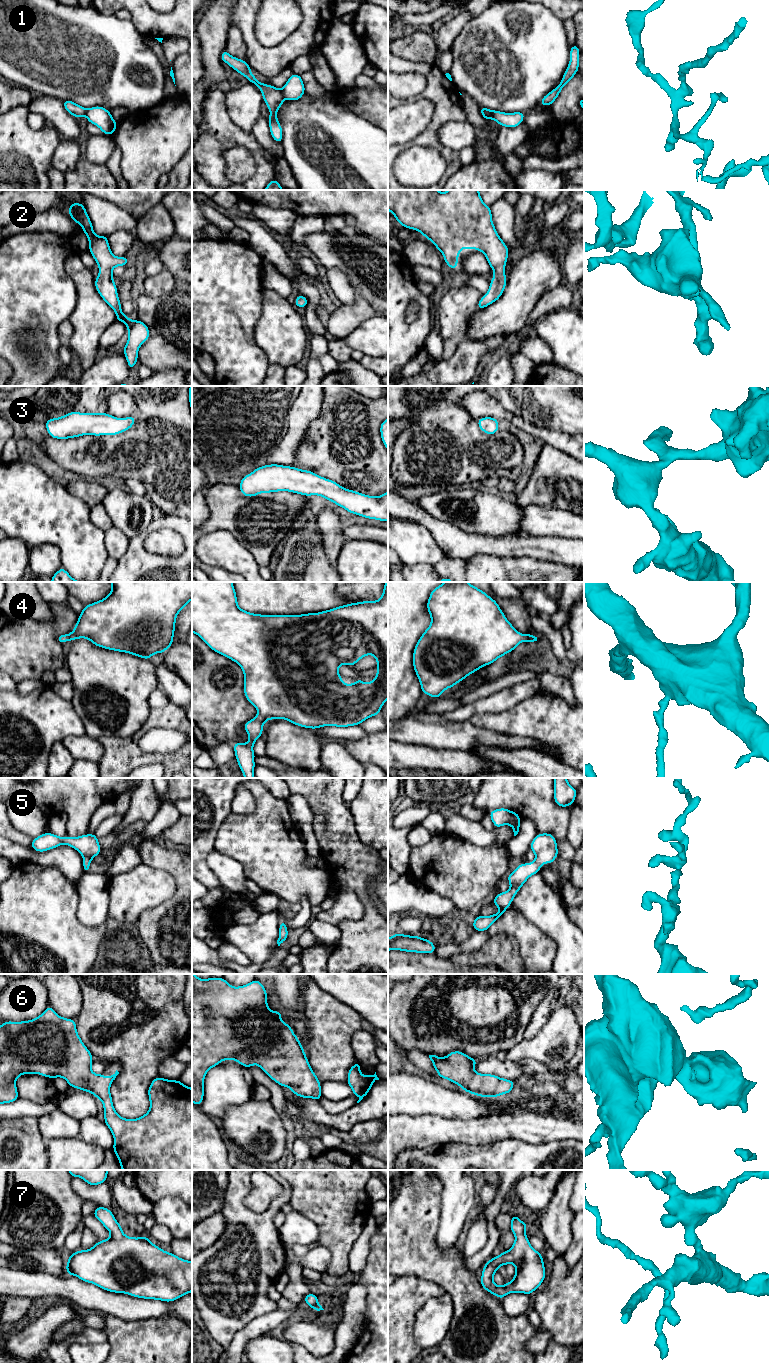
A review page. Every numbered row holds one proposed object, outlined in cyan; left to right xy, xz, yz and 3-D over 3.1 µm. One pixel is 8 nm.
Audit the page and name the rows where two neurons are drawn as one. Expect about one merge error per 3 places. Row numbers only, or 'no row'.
1

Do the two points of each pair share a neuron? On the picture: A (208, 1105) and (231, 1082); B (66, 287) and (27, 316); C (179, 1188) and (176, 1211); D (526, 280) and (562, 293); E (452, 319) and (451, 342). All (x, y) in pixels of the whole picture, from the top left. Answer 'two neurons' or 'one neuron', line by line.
A: one neuron
B: one neuron
C: two neurons
D: two neurons
E: one neuron

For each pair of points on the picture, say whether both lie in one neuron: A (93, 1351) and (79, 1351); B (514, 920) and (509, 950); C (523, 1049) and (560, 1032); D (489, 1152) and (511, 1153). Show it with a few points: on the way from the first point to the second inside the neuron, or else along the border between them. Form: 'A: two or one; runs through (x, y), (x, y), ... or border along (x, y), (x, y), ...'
A: one; runs through (90, 1351), (82, 1351)
B: two; border along (489, 935), (511, 935), (516, 940), (521, 957)
C: one; runs through (532, 1048), (543, 1048), (551, 1041)
D: one; runs through (494, 1153), (506, 1153)

